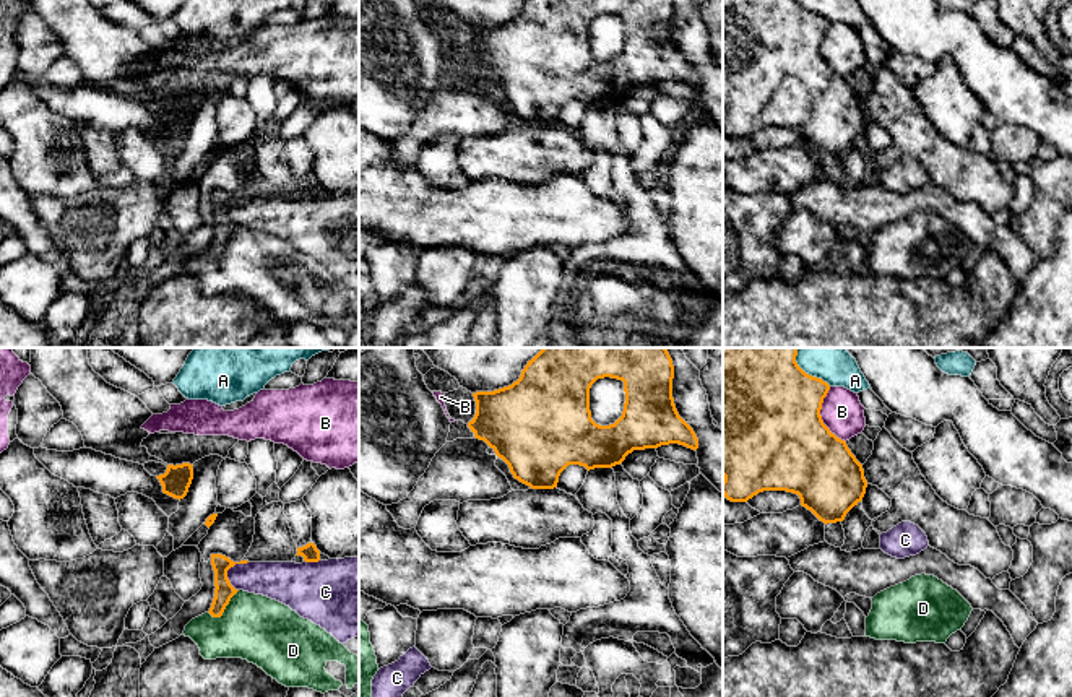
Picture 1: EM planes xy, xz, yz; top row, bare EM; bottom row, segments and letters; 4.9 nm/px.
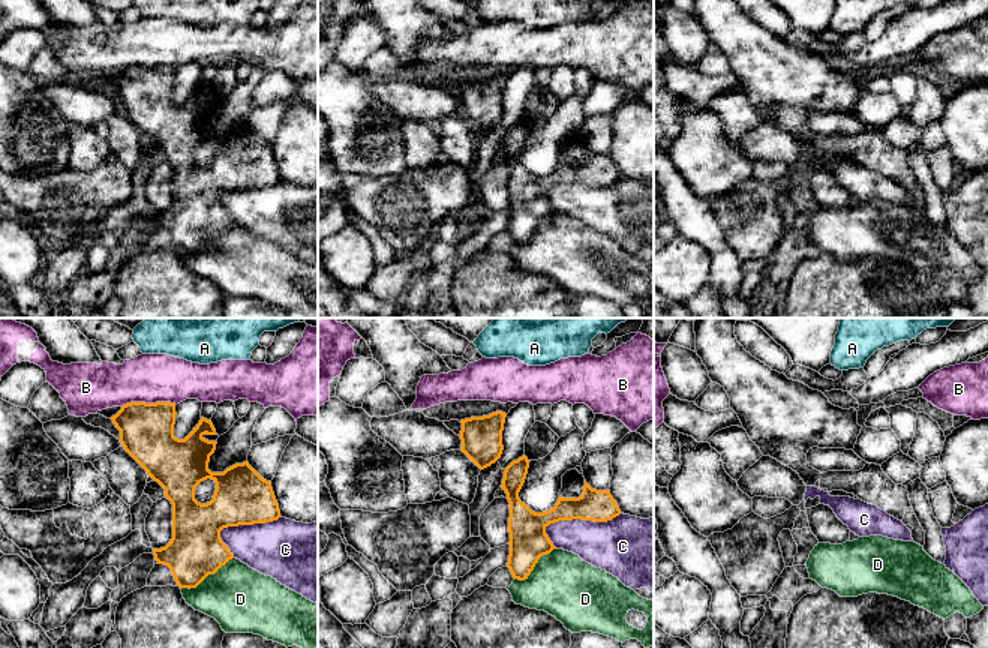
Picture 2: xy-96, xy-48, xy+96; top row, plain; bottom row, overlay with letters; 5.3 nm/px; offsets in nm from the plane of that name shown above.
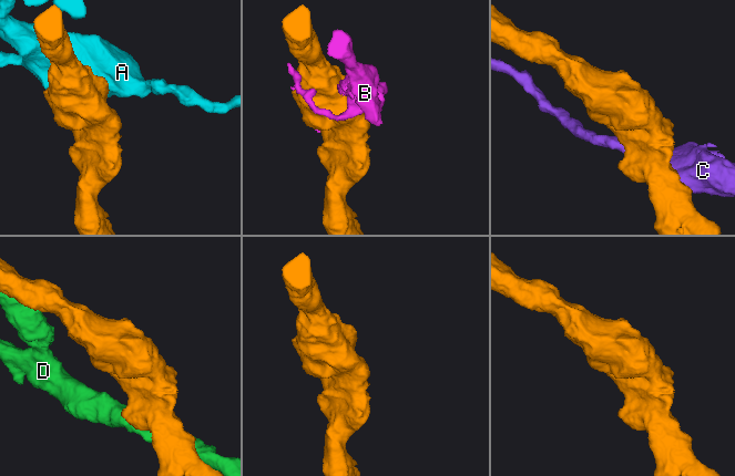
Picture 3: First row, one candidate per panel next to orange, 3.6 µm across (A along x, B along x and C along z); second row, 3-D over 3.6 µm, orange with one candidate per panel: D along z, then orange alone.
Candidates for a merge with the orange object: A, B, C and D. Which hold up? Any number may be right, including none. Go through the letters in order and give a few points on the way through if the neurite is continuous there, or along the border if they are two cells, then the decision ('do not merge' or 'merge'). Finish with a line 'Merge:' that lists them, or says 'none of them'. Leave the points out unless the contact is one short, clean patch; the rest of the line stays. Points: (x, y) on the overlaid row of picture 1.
A: do not merge
B: merge
C: do not merge
D: do not merge
Merge: B

